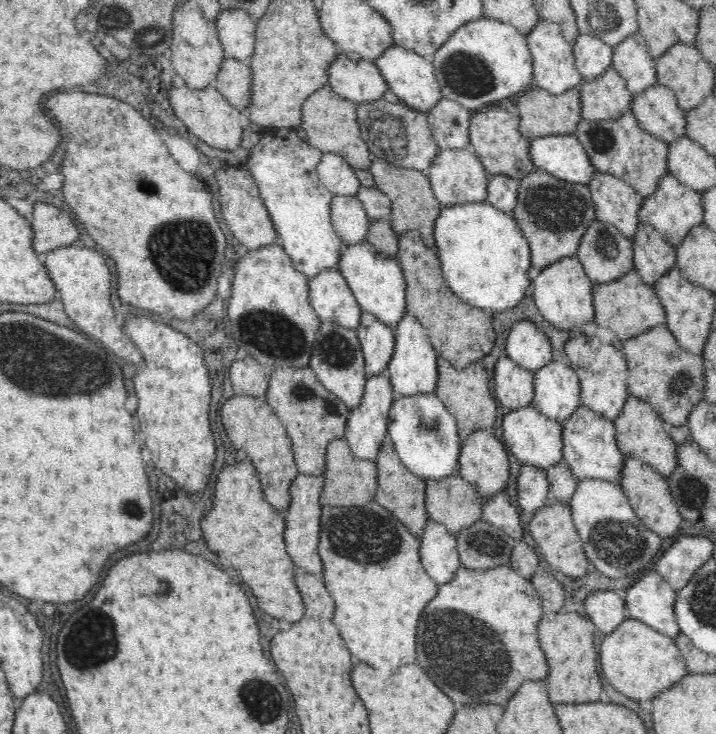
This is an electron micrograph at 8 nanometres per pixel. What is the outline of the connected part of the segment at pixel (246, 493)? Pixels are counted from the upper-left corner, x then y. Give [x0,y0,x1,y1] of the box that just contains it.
[202,457,303,622]

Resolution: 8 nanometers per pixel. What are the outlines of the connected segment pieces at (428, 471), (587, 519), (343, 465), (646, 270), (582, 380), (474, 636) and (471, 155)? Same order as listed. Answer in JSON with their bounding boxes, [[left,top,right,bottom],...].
[[386,393,463,481],[567,479,663,580],[321,439,375,505],[631,222,676,285],[566,334,629,419],[418,566,546,708],[426,145,489,207]]

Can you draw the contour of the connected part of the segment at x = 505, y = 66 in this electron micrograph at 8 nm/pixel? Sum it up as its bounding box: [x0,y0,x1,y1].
[431,17,533,110]

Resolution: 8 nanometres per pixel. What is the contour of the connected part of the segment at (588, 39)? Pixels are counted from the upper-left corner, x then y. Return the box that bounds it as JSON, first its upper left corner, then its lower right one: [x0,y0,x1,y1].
[572,34,612,77]

